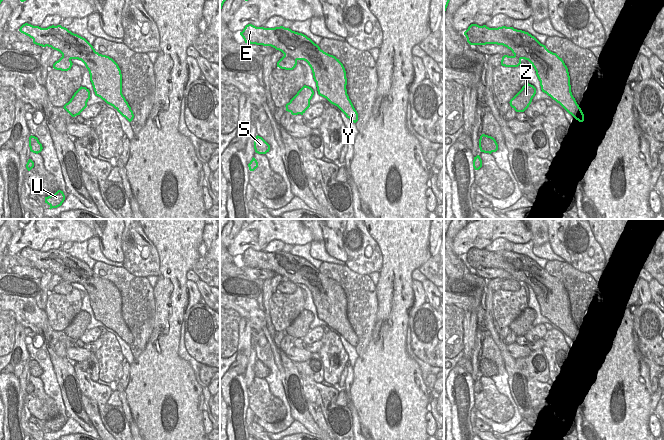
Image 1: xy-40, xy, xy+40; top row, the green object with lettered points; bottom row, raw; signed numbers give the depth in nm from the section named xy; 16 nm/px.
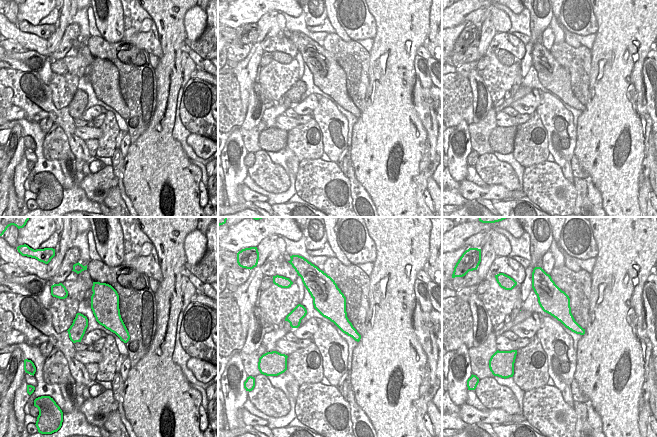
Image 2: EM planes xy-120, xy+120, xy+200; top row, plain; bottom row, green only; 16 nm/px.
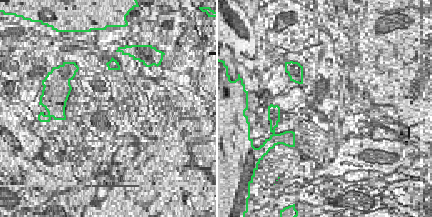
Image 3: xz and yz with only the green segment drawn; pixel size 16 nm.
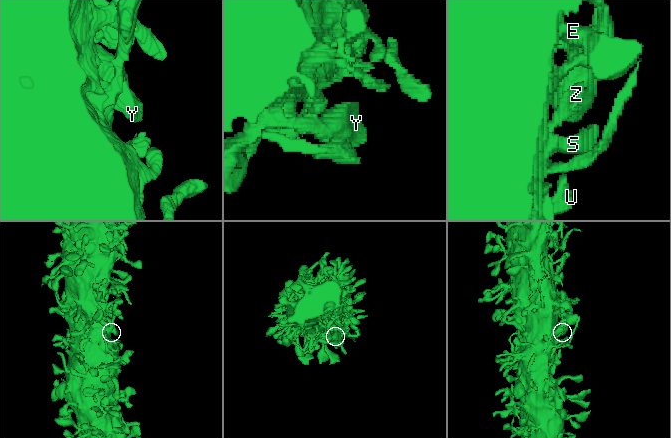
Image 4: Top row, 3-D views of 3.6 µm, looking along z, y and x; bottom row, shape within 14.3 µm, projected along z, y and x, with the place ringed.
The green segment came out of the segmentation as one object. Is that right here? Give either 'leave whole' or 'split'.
leave whole

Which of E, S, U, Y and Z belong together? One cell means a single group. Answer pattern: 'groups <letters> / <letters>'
groups E S U Y Z

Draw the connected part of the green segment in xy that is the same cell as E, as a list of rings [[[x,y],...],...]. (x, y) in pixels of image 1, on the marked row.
[[[245,26],[240,35],[245,43],[271,46],[281,51],[284,56],[277,62],[277,67],[293,70],[298,60],[304,60],[310,66],[318,94],[337,106],[352,122],[358,121],[355,110],[347,94],[347,78],[343,64],[302,33],[283,26],[275,28]]]

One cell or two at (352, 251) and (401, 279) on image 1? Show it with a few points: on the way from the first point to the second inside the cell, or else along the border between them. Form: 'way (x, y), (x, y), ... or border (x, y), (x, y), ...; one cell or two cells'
border (377, 245), (382, 258), (382, 268), (379, 272); two cells

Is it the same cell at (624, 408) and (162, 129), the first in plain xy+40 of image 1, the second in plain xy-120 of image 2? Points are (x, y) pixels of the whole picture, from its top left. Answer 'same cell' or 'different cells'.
same cell

